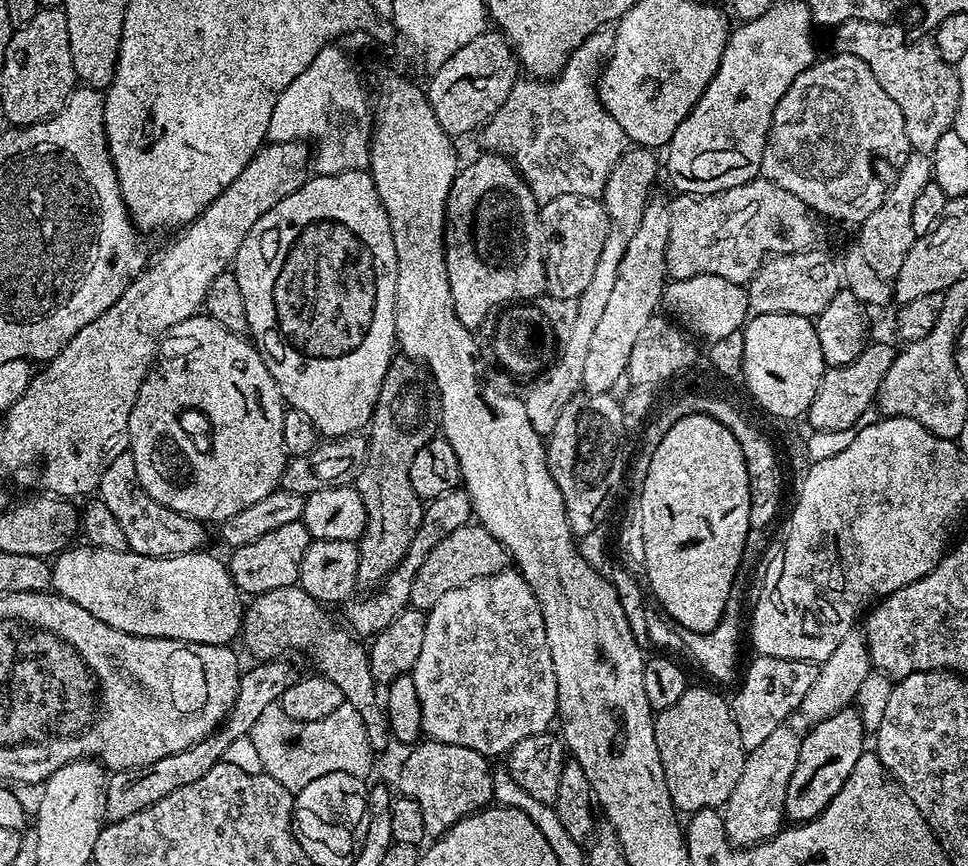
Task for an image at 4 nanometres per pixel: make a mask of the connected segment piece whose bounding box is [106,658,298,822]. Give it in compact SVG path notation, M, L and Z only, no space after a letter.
M288 658L269 660L265 663L253 663L253 668L243 673L240 677L240 689L236 695L236 701L231 711L228 712L228 719L212 732L211 735L185 752L179 752L174 756L162 758L151 768L141 771L139 774L120 774L107 781L108 790L108 815L107 819L112 822L130 818L162 802L170 794L182 790L184 786L190 786L198 782L216 764L225 759L224 756L231 750L232 744L236 744L240 739L247 737L251 733L254 722L258 722L266 706L277 703L281 696L285 694L288 687L294 686L298 680L296 668Z

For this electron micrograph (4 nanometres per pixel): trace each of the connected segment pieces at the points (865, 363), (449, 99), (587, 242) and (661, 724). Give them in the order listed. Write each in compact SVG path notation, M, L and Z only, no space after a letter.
M869 343L861 350L860 356L854 358L852 362L846 365L838 365L829 367L824 373L824 377L818 382L818 390L814 394L814 402L810 402L806 413L806 421L808 420L809 429L812 432L837 432L838 430L846 430L855 425L855 420L867 410L873 407L874 401L877 399L880 387L884 381L886 370L890 370L892 365L892 357L894 348L888 344L872 344Z
M485 30L436 66L429 84L426 84L425 96L432 116L448 137L457 138L456 136L468 134L474 129L481 129L505 104L518 78L518 74L510 66L510 58L512 59L512 52L503 35L494 30Z
M574 194L545 200L539 205L539 227L547 237L542 267L544 280L548 283L547 295L557 300L579 300L594 274L594 266L598 266L598 254L602 254L606 242L608 215L603 203L599 199L591 200Z
M690 686L683 692L682 697L678 698L678 702L674 706L669 710L657 713L653 724L659 760L662 762L666 778L667 793L670 794L672 807L677 813L691 816L703 809L723 807L738 784L746 755L727 699L724 700L720 695L715 695L708 688Z

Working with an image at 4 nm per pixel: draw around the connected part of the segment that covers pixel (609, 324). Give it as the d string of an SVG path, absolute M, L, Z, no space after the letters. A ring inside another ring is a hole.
M649 203L640 216L640 225L622 254L618 274L614 278L614 291L602 309L602 319L590 337L590 351L582 366L583 391L589 396L602 396L613 391L612 387L625 379L630 362L630 350L646 322L657 315L660 295L664 293L666 273L664 271L664 250L668 245L668 218L665 205Z

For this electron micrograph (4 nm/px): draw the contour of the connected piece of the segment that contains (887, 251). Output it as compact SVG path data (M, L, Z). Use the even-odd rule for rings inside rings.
M913 151L906 158L898 178L888 189L888 195L884 197L882 206L870 214L858 225L860 232L860 244L858 251L862 258L870 265L870 270L879 280L885 282L895 281L898 270L902 270L902 262L906 262L906 254L912 248L913 235L910 226L910 210L914 210L914 198L922 194L922 190L932 180L932 162L927 155Z

